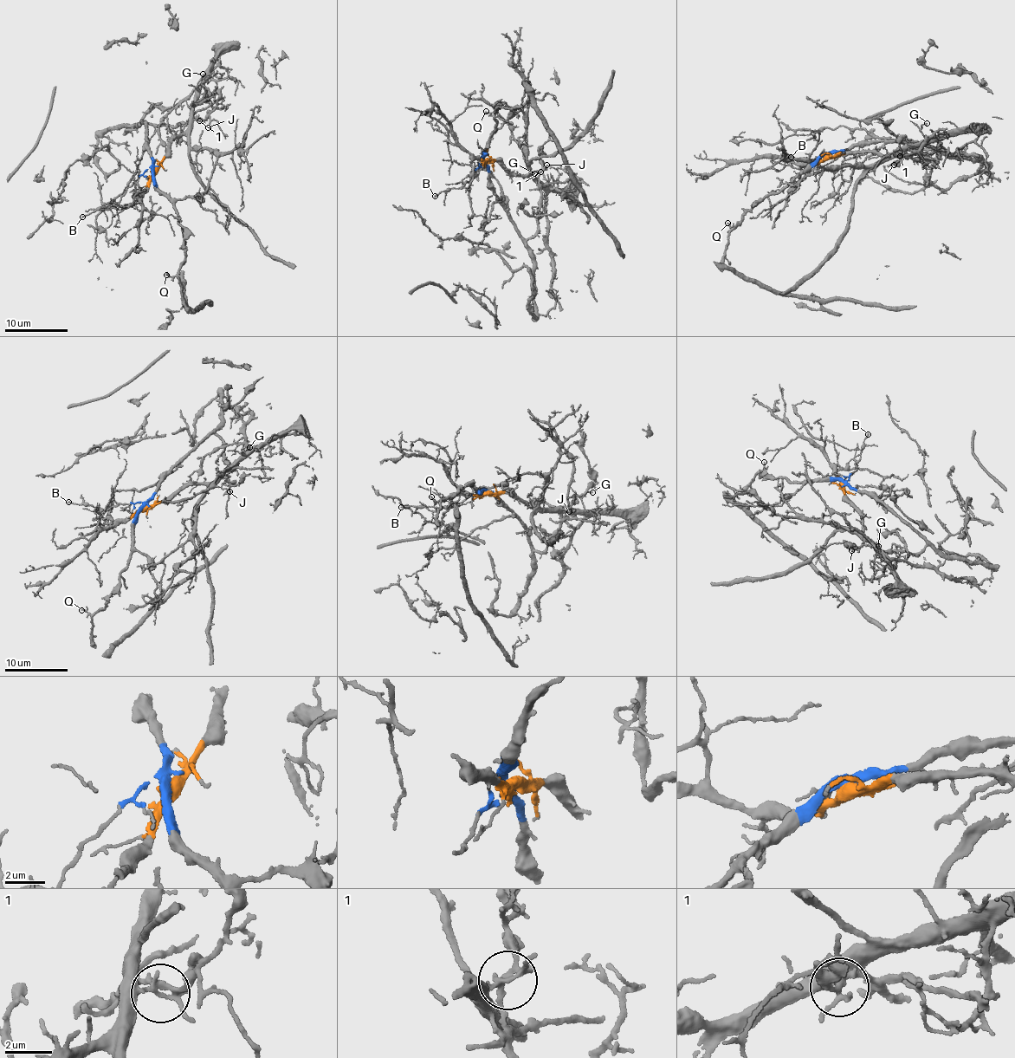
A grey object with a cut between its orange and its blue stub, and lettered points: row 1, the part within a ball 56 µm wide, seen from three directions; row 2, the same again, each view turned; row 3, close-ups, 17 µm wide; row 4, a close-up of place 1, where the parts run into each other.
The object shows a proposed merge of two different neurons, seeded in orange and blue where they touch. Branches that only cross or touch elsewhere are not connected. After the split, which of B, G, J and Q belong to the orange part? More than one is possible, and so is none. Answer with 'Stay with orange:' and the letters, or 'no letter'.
Stay with orange: G, J

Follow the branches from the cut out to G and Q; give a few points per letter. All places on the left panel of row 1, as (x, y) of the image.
G: (153, 169), (160, 167), (173, 139), (188, 133), (198, 89), (197, 82), (203, 74)
Q: (153, 169), (158, 188), (170, 197), (185, 234), (184, 258), (176, 274), (171, 276), (166, 275)

